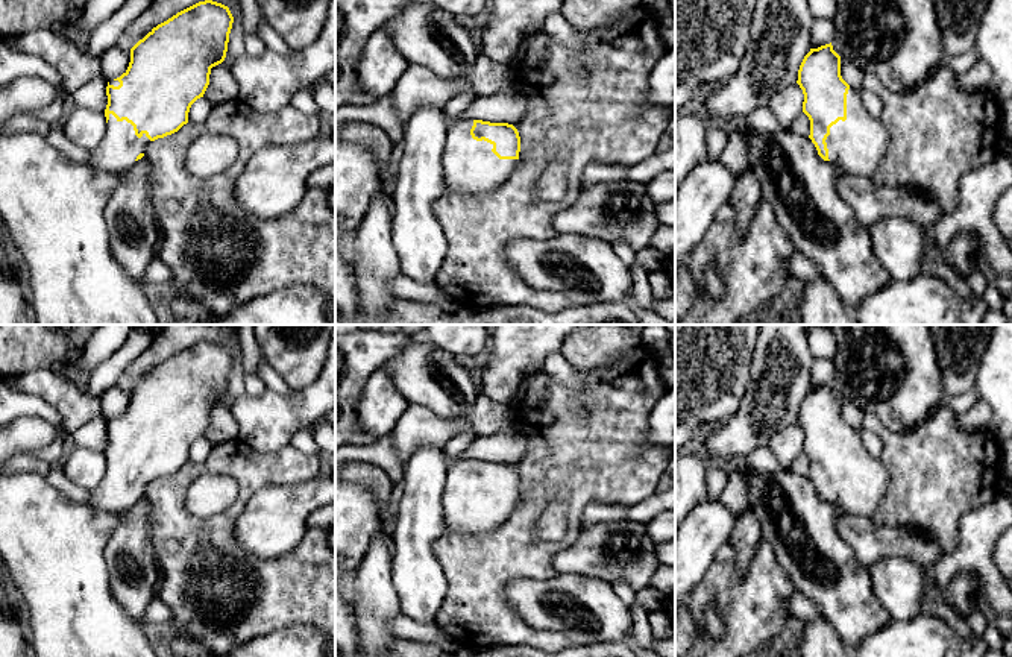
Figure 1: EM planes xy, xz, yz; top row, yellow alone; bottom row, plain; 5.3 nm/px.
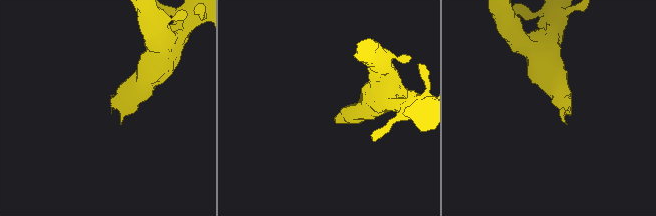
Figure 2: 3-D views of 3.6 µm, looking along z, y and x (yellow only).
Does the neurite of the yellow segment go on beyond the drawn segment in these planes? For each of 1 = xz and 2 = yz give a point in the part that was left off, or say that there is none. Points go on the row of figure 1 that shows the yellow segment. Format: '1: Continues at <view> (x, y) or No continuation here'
1: Continues at xz (471, 167)
2: Continues at yz (795, 181)

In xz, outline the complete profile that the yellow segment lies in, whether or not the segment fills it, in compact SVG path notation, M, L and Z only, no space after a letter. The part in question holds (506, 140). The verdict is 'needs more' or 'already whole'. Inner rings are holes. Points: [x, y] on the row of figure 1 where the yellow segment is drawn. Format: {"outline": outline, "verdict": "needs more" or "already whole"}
{"outline": "M461 120L449 126L442 167L451 193L499 190L519 161L520 137L508 123Z", "verdict": "needs more"}

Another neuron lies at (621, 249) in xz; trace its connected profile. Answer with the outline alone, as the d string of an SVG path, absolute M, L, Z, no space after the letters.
M616 241L611 244L614 253L628 266L636 261L636 252L624 241Z

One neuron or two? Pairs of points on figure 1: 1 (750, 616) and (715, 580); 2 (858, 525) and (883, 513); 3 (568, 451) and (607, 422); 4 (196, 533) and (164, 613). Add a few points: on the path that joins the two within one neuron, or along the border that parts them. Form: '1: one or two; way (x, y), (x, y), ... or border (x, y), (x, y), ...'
1: one; way (742, 607), (724, 589)
2: two; border (868, 518), (880, 525), (900, 525), (906, 528)
3: one; way (577, 451), (598, 431)
4: two; border (157, 595), (172, 612), (173, 619)

